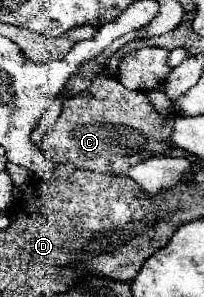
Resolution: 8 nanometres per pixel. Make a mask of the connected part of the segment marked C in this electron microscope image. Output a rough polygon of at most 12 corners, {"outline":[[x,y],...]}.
{"outline":[[98,74],[40,150],[118,176],[166,156],[176,114]]}

